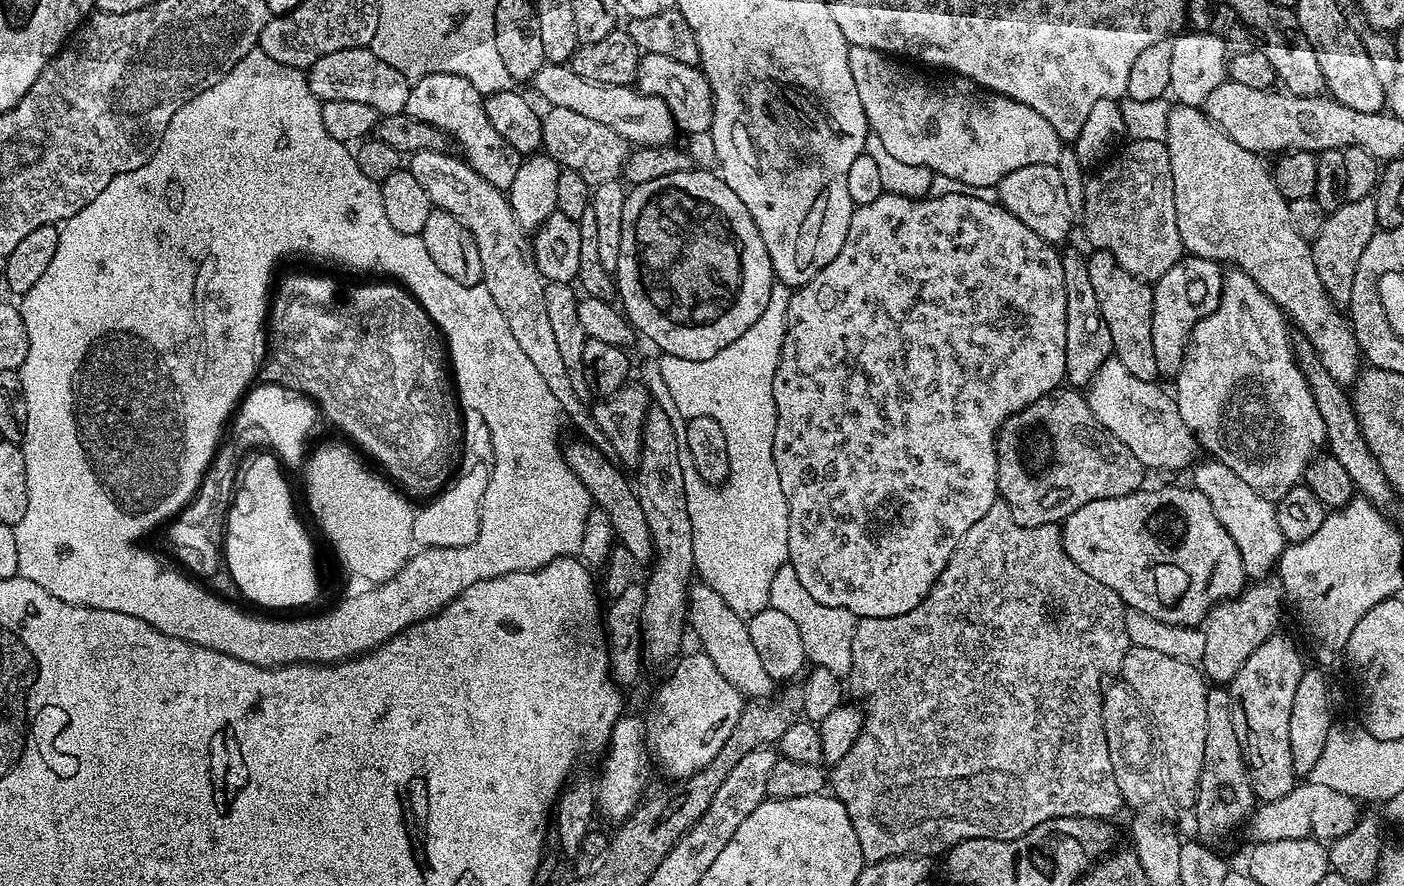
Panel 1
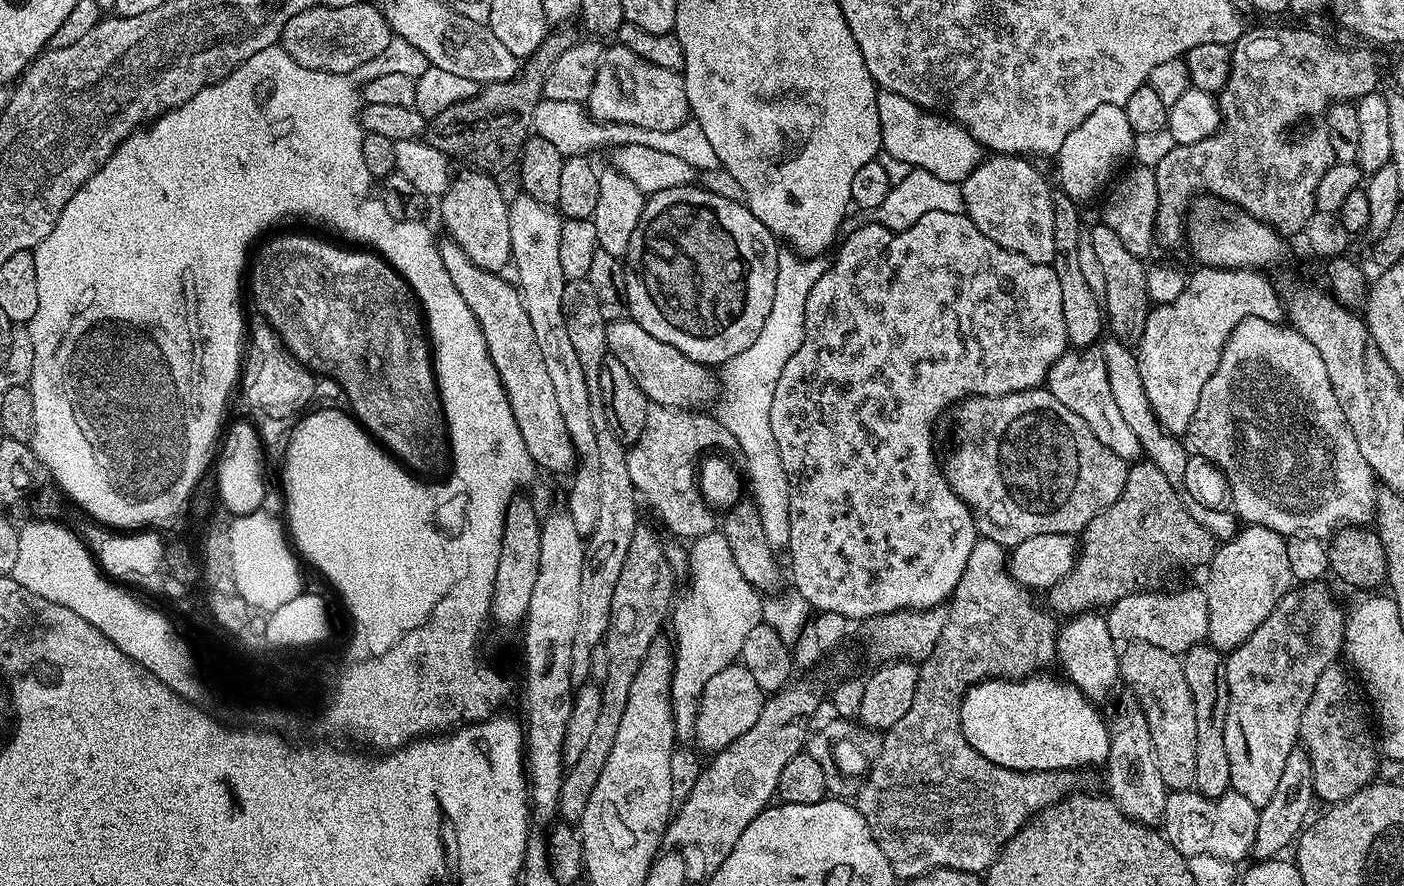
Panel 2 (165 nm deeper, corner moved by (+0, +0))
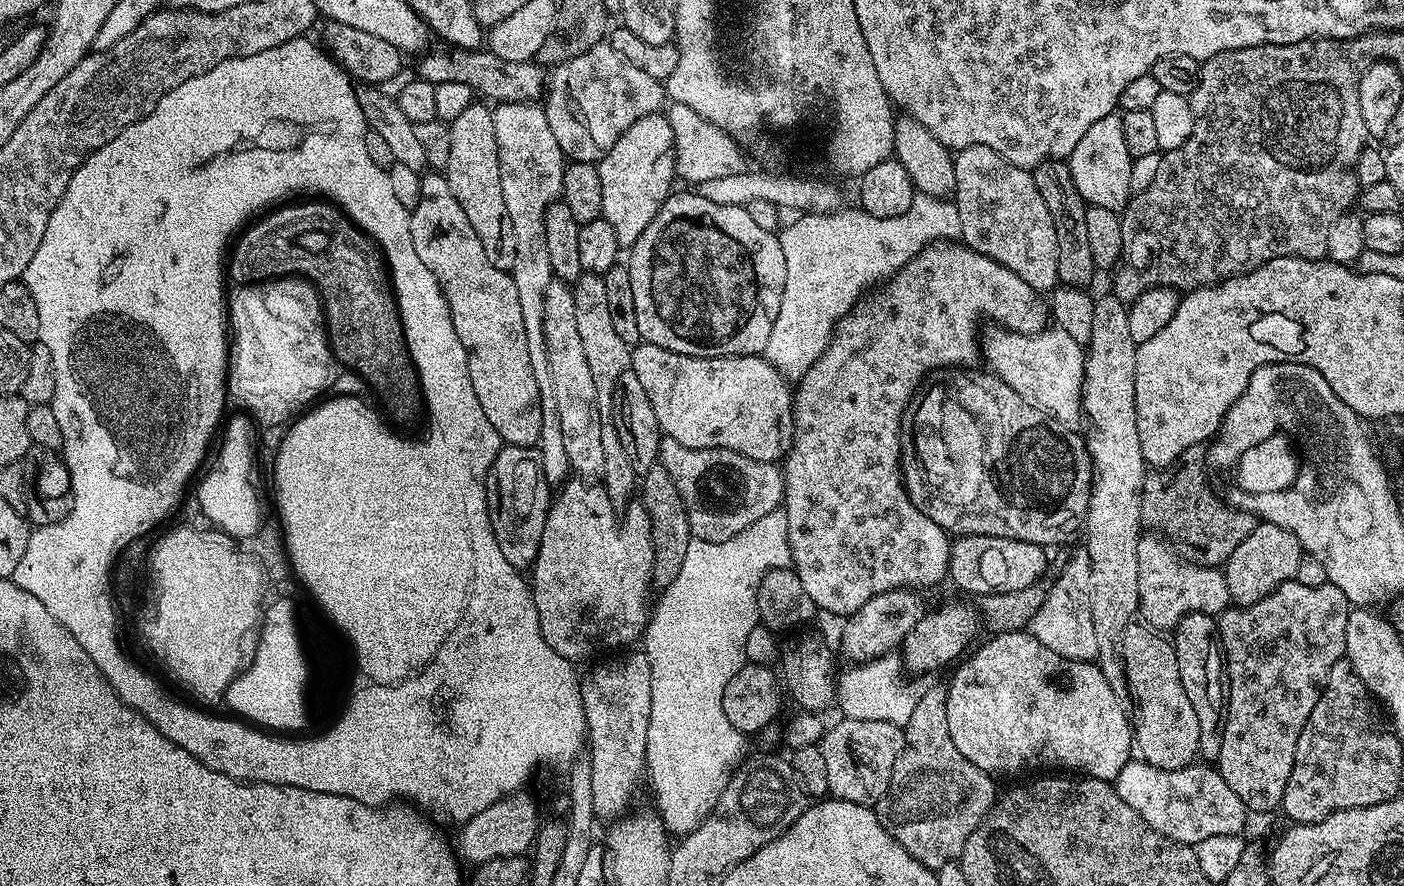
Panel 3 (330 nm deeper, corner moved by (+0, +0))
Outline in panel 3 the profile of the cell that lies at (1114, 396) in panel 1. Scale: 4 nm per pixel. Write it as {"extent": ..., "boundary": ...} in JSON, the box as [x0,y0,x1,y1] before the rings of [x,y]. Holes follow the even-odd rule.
{"extent":[982,326,1085,426],"boundary":[[[992,326],[982,336],[982,356],[991,371],[1014,394],[1030,402],[1052,419],[1065,426],[1076,426],[1084,416],[1085,349],[1066,330],[1049,326],[1033,336],[1011,332],[1009,328]]]}

